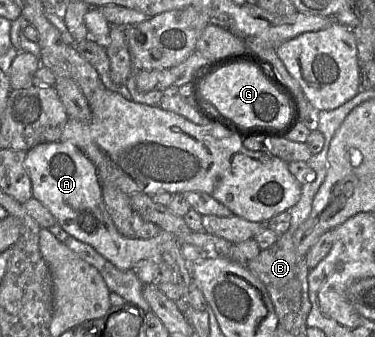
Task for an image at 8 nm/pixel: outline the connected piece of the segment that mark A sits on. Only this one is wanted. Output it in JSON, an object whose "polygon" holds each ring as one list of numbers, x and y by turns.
{"polygon":[[58,141,38,144,26,152,24,167,31,180,32,197,51,212,57,224,68,235,92,246,119,270,134,268,139,262,148,258,160,259,163,244,171,239,176,239,180,246,195,245,206,250,209,255,239,262,232,255,233,243,204,231,182,235,160,231,155,237,149,239,125,237,120,234,105,208,94,164,73,143]]}

